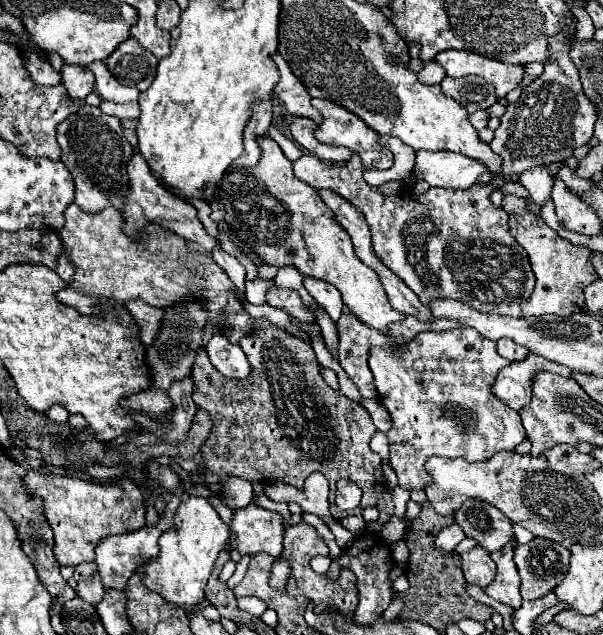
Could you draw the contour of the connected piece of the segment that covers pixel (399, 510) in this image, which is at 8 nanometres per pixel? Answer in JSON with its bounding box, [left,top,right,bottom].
[391,486,410,518]

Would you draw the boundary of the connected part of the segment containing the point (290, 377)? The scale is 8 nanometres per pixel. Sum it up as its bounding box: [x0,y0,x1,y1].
[192,318,386,520]

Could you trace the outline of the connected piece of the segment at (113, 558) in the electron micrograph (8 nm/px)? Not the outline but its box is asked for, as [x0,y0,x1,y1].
[96,496,180,590]

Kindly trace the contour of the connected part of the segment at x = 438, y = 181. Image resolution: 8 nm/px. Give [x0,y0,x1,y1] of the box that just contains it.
[414,152,484,188]

